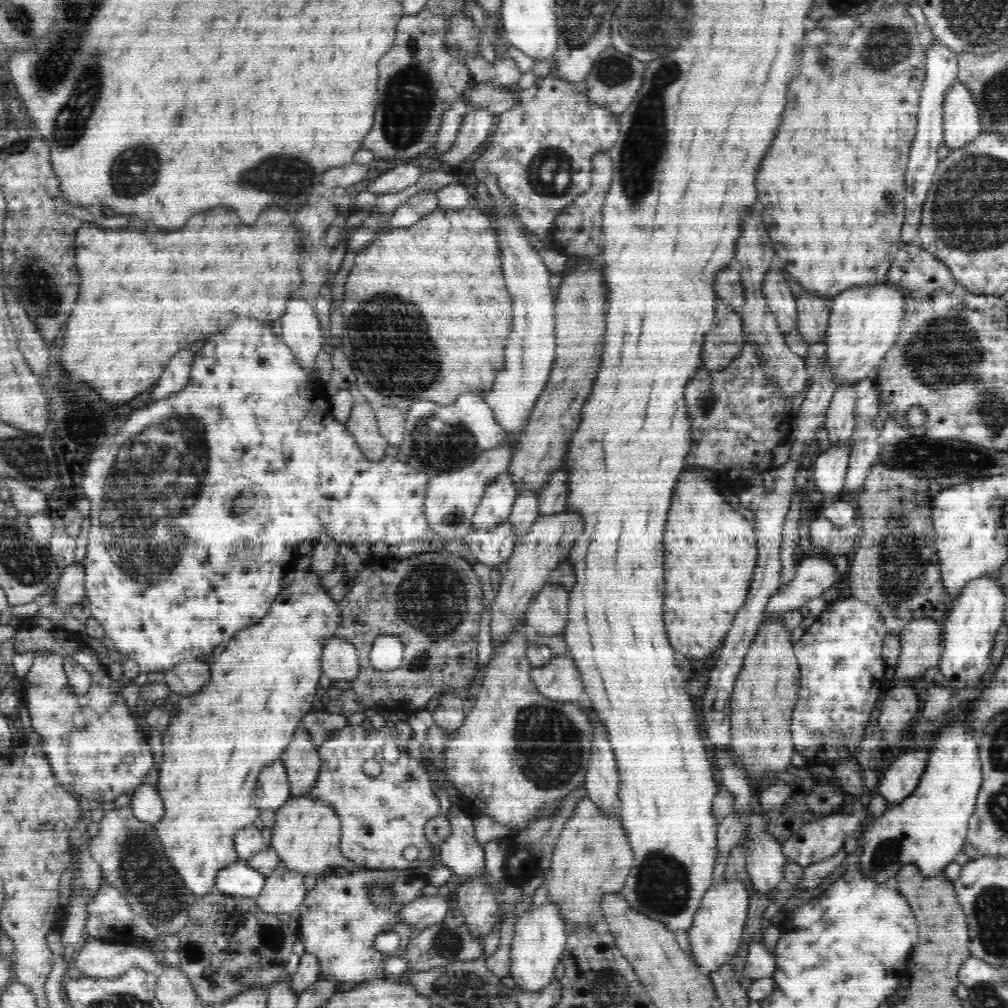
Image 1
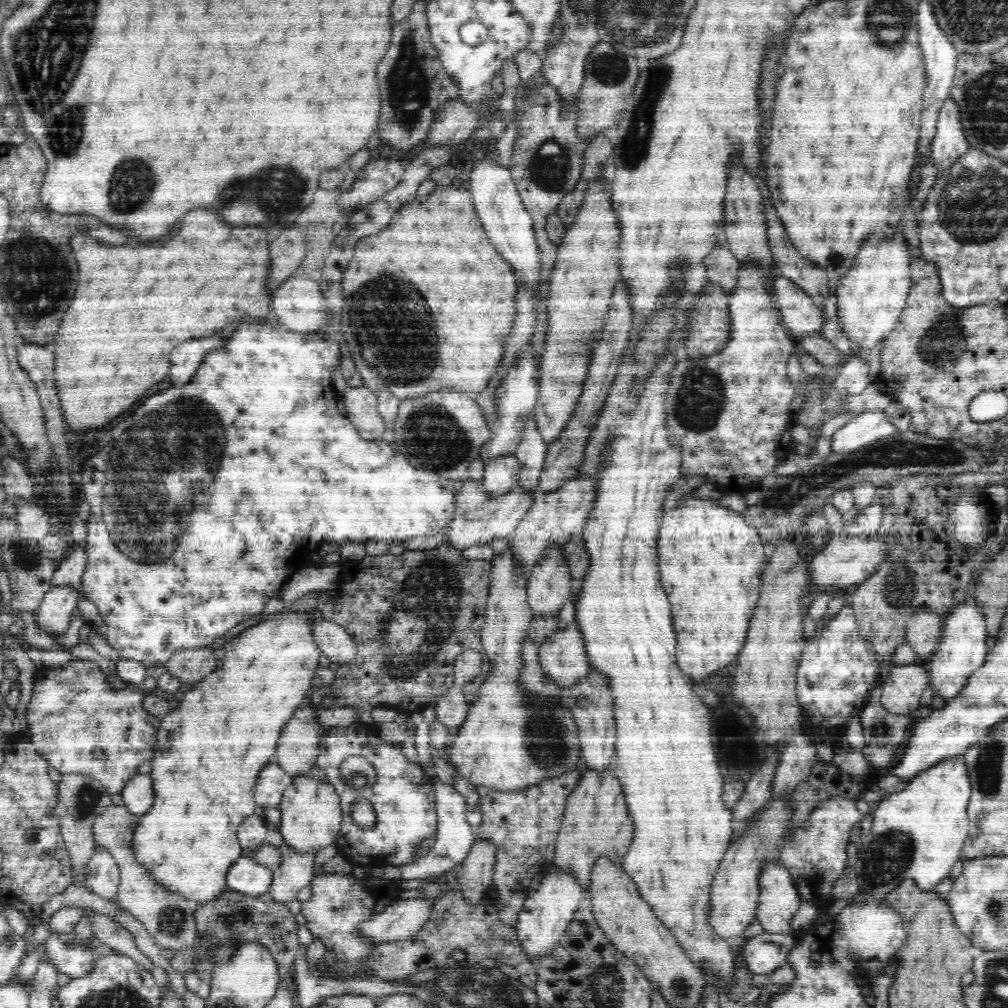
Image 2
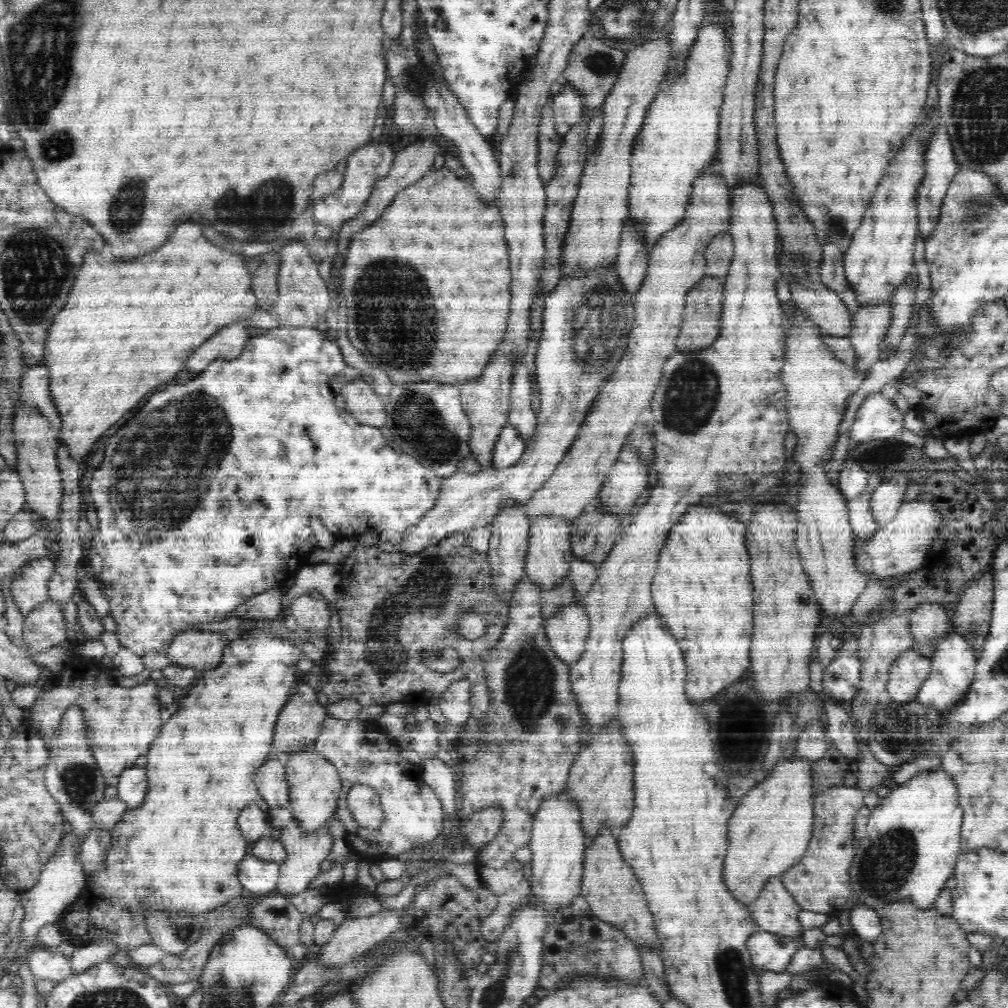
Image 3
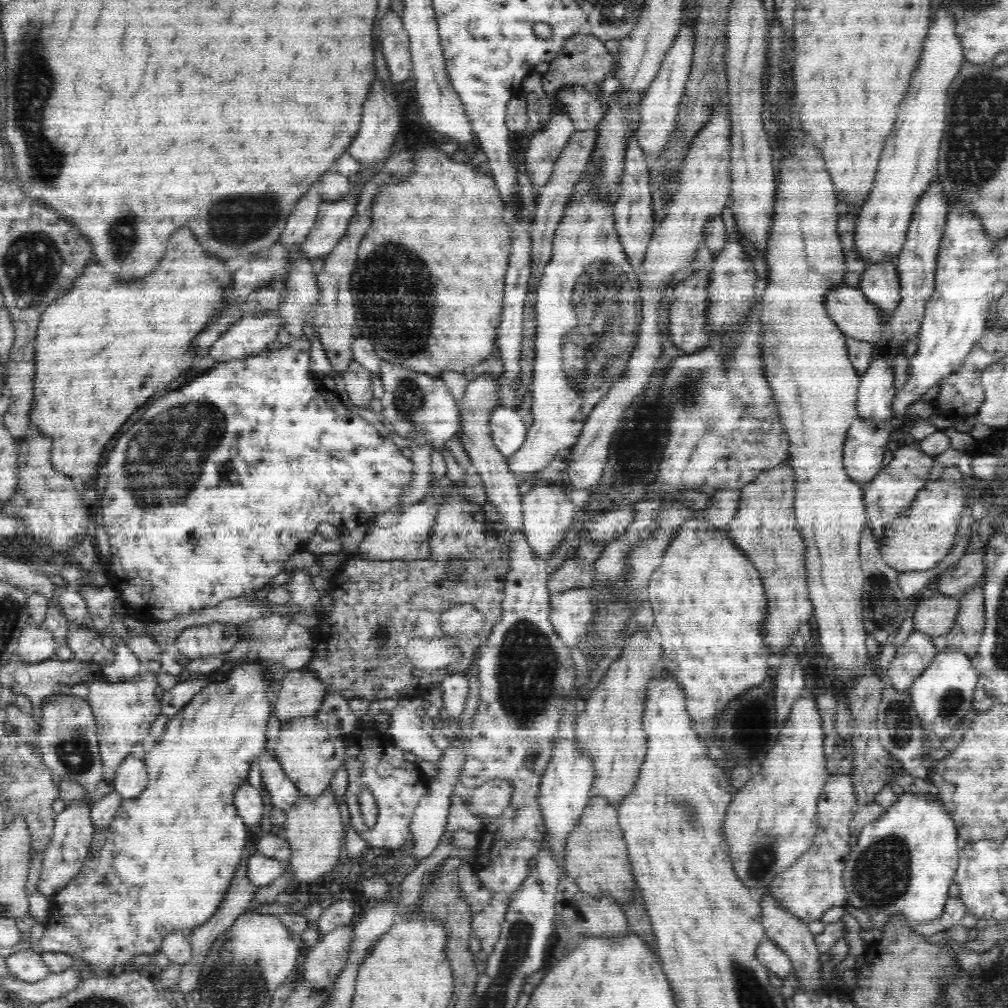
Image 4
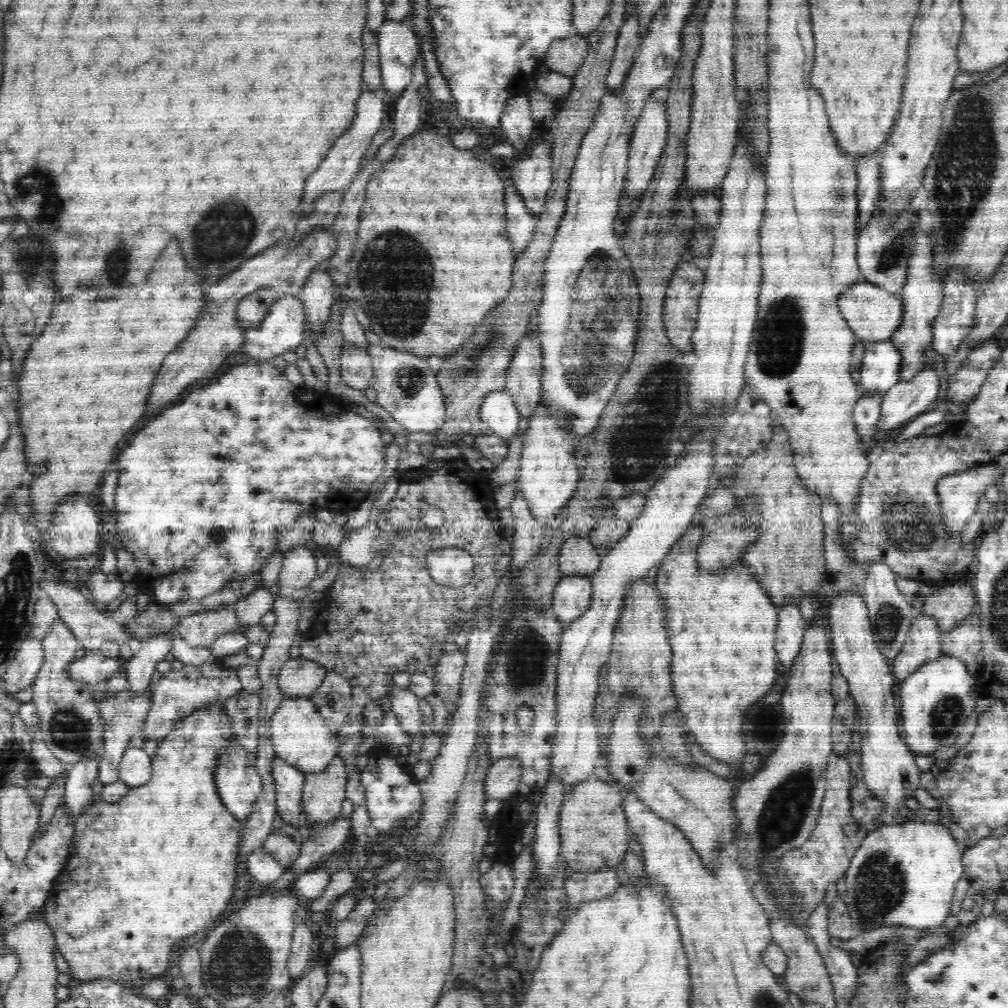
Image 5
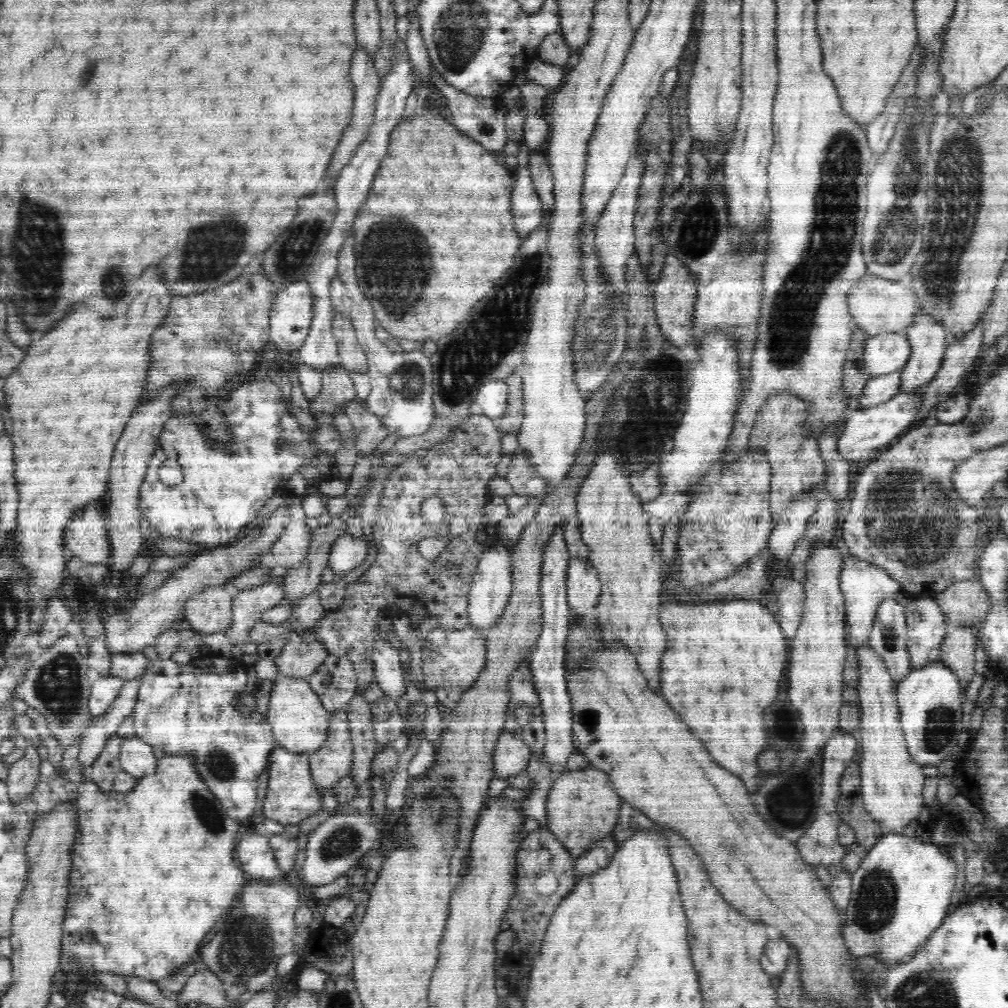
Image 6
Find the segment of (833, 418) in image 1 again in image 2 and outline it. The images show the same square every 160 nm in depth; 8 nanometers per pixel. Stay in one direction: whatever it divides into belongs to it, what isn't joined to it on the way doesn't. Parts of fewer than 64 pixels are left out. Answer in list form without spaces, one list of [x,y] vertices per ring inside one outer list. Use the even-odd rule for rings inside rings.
[[[854,355],[847,360],[839,373],[835,375],[836,385],[840,393],[854,396],[870,388],[872,379],[868,376],[869,366],[864,359]]]

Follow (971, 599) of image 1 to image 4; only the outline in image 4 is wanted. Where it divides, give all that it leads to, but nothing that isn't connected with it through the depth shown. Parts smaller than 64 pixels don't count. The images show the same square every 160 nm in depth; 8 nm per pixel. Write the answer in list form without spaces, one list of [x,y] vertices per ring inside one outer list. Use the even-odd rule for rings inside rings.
[[[942,651],[938,653],[928,668],[923,669],[914,684],[910,686],[910,698],[920,725],[940,738],[946,738],[973,710],[973,694],[977,687],[978,673],[972,666],[971,657],[962,651]]]

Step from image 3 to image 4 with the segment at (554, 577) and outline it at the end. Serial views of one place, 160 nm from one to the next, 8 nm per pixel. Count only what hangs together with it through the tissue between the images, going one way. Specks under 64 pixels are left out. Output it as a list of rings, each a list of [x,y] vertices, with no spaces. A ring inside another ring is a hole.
[[[544,484],[544,486],[524,494],[522,527],[529,544],[537,552],[538,558],[543,558],[546,562],[551,560],[555,546],[566,536],[567,529],[574,522],[577,509],[578,507],[570,502],[570,498],[556,484]]]

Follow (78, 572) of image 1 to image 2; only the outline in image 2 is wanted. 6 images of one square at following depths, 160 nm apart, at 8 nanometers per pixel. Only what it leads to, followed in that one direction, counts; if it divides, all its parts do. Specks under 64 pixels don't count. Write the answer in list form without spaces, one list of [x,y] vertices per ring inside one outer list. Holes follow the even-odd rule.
[[[71,586],[52,587],[46,591],[35,615],[40,631],[57,635],[68,627],[75,613],[77,613],[80,591]]]

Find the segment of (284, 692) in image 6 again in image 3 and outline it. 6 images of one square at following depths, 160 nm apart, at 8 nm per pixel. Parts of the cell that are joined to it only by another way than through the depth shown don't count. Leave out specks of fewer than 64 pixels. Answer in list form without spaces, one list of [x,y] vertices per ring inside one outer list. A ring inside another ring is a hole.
[[[314,748],[296,749],[296,752],[288,754],[284,763],[290,786],[290,802],[287,807],[291,809],[292,817],[301,822],[303,832],[314,832],[332,820],[337,812],[337,802],[342,792],[340,774],[333,762]]]

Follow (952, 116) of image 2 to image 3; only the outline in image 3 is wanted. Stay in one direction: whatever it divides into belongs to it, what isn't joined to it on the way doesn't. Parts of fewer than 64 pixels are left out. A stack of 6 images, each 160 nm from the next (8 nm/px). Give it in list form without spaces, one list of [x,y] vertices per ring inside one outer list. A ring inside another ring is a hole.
[[[945,123],[941,130],[930,138],[928,146],[925,178],[917,190],[918,228],[924,238],[929,238],[936,231],[937,220],[940,218],[941,206],[948,187],[958,168],[954,154],[951,152],[950,138],[947,136]]]

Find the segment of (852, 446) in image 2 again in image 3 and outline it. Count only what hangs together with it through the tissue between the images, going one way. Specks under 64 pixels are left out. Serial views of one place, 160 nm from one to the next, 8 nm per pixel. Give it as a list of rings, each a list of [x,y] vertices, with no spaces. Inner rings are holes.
[[[874,392],[874,394],[870,394],[870,396],[864,398],[862,406],[857,411],[856,420],[854,420],[850,432],[850,442],[851,444],[857,444],[882,439],[898,439],[904,443],[922,447],[924,444],[923,434],[917,435],[908,430],[905,427],[903,418],[904,412],[898,409],[895,403],[888,400],[881,392]]]

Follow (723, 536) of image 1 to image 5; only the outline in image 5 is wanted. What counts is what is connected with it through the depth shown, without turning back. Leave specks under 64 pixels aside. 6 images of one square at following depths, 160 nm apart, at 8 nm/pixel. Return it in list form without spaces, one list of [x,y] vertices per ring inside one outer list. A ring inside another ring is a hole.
[[[697,524],[687,528],[670,548],[670,553],[659,564],[656,573],[657,588],[665,603],[665,628],[668,629],[672,648],[671,686],[678,698],[678,708],[686,716],[686,724],[702,750],[734,768],[740,768],[742,757],[748,752],[742,734],[744,712],[748,706],[752,706],[752,702],[758,702],[776,682],[777,607],[744,561],[734,564],[734,568],[726,568],[726,572],[699,570],[695,564],[699,528]]]

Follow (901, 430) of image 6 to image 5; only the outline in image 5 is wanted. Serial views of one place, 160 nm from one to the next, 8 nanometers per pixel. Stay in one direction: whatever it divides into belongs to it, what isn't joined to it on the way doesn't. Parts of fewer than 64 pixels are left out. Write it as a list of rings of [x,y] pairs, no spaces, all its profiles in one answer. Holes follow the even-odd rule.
[[[928,360],[926,368],[909,381],[900,381],[888,389],[881,402],[878,422],[873,428],[892,430],[912,420],[918,414],[926,413],[941,395],[943,379],[934,373],[935,361]]]

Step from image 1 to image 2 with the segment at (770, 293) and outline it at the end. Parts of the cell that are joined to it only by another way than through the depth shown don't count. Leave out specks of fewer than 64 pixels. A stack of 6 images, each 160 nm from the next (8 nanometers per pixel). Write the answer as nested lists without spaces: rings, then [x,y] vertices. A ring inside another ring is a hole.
[[[784,277],[772,279],[771,291],[782,309],[782,320],[791,335],[797,338],[808,334],[819,334],[826,324],[825,308],[815,302],[793,281]]]

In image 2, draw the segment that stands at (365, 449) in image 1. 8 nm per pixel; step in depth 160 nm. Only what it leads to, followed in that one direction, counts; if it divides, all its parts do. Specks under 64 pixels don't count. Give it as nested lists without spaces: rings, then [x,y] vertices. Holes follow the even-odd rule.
[[[366,386],[347,387],[341,394],[346,407],[345,416],[352,422],[362,438],[366,440],[382,439],[388,423],[380,417],[377,408],[377,393]]]

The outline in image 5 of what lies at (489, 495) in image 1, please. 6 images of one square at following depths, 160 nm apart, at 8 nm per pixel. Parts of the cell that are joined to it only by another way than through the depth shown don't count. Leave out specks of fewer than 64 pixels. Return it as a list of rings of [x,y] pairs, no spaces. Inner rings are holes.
[[[495,389],[487,393],[482,400],[481,422],[485,424],[487,432],[499,436],[502,440],[509,441],[514,438],[517,435],[516,432],[518,432],[520,414],[510,393],[506,392],[504,389]]]

